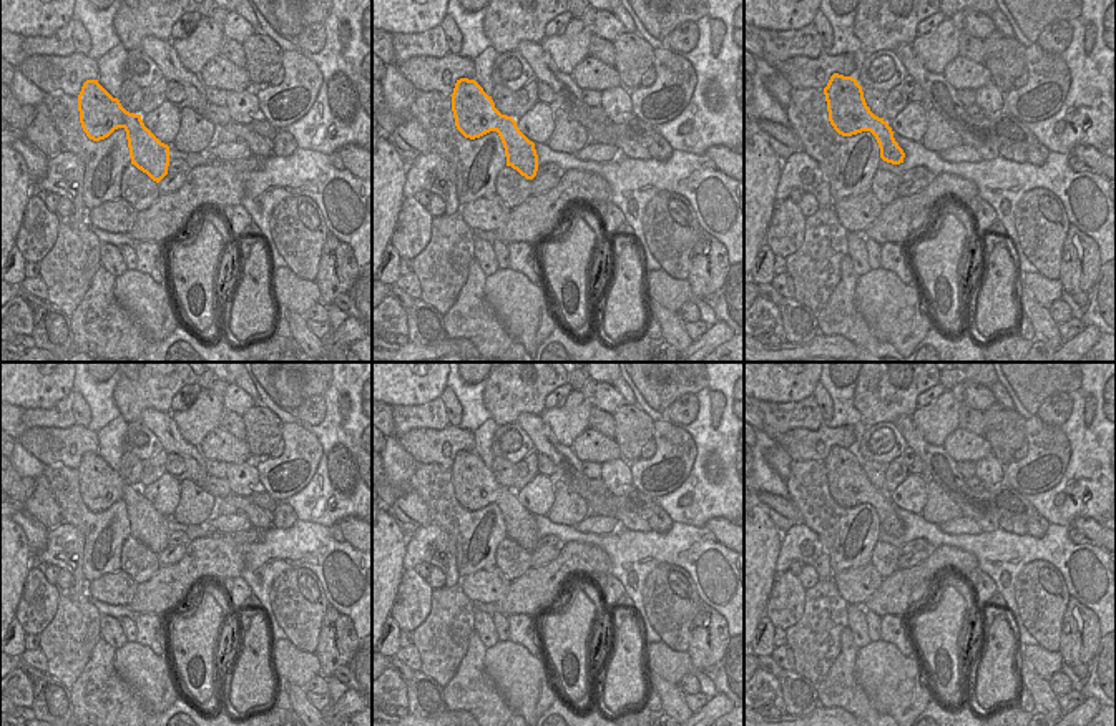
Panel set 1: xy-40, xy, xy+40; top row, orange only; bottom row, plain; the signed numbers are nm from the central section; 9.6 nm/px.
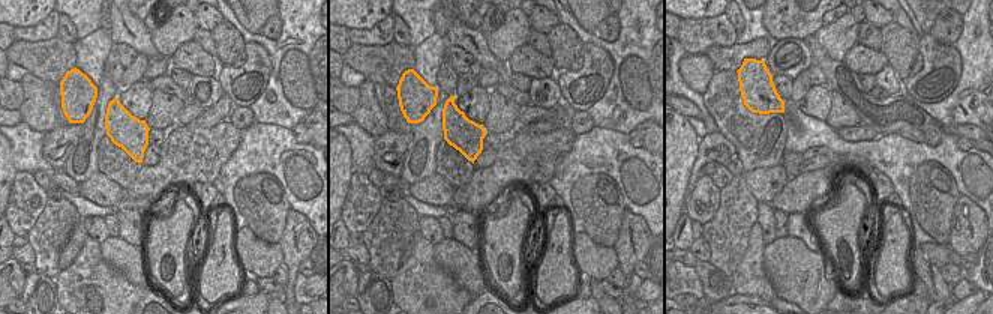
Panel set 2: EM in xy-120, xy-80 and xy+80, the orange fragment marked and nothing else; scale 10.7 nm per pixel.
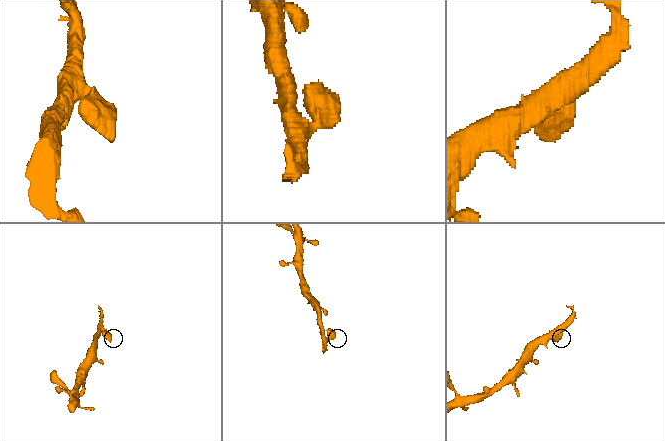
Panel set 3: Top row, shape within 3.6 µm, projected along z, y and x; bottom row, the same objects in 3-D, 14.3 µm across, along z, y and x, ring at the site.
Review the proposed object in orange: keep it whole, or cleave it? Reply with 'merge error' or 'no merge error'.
no merge error

